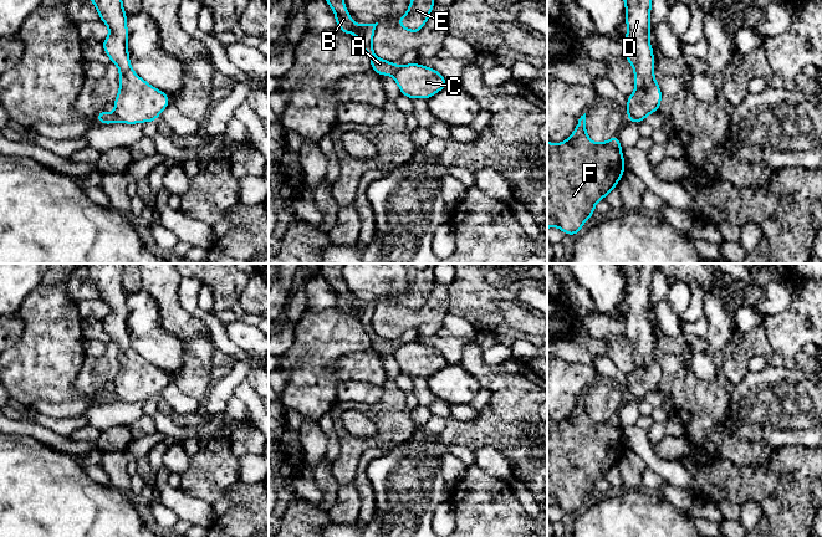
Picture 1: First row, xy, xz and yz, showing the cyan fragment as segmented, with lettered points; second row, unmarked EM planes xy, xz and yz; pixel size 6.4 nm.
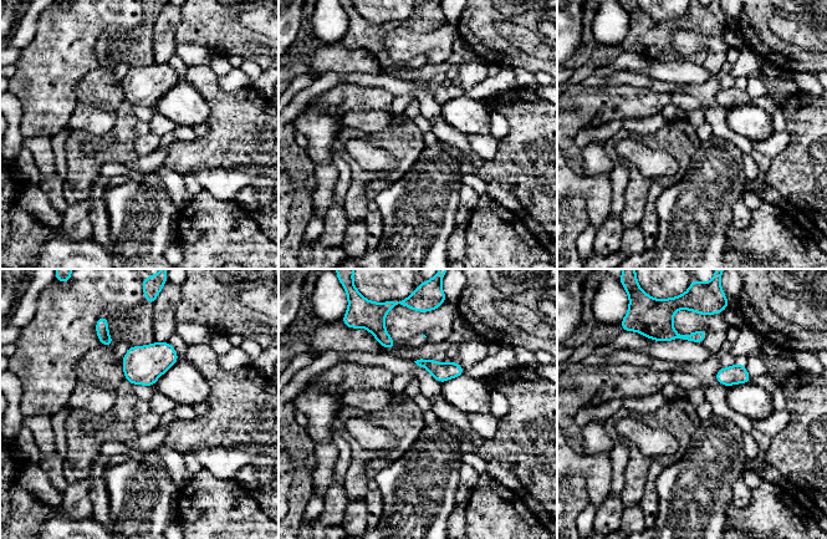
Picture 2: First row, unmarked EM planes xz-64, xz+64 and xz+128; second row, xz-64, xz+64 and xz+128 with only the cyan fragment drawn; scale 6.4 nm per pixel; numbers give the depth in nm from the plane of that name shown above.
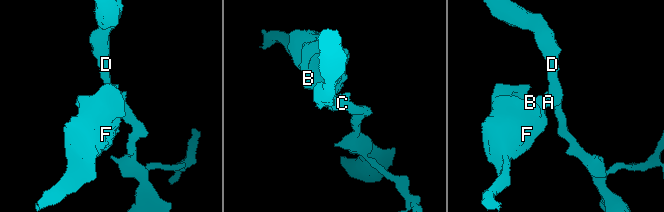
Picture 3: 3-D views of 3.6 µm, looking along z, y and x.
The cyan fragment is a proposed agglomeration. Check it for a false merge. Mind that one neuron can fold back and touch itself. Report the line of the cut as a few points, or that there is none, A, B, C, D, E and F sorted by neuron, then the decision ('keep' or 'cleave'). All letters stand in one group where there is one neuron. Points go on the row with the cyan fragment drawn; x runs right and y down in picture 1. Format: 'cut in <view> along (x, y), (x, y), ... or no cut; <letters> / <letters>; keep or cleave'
cut in xy along (113, 114), (118, 119); A B E F / C D; cleave

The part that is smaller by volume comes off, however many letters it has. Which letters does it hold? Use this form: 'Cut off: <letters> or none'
Cut off: A, B, E, F

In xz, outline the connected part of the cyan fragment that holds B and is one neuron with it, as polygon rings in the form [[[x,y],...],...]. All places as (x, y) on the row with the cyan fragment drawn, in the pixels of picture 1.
[[[326,0],[336,15],[336,25],[344,34],[354,34],[359,40],[363,51],[371,57],[372,70],[379,76],[393,75],[398,66],[395,62],[384,61],[376,56],[373,51],[373,32],[376,24],[358,25],[356,24],[343,2],[343,0]]]

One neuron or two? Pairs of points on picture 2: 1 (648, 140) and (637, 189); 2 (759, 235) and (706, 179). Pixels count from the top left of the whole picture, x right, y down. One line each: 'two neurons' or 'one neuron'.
1: one neuron
2: two neurons

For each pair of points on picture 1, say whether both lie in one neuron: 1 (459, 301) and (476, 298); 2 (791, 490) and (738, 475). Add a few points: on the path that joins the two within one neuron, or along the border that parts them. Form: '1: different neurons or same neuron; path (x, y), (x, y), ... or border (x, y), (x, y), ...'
1: same neuron; path (463, 301), (473, 298)
2: same neuron; path (777, 489), (748, 489)

